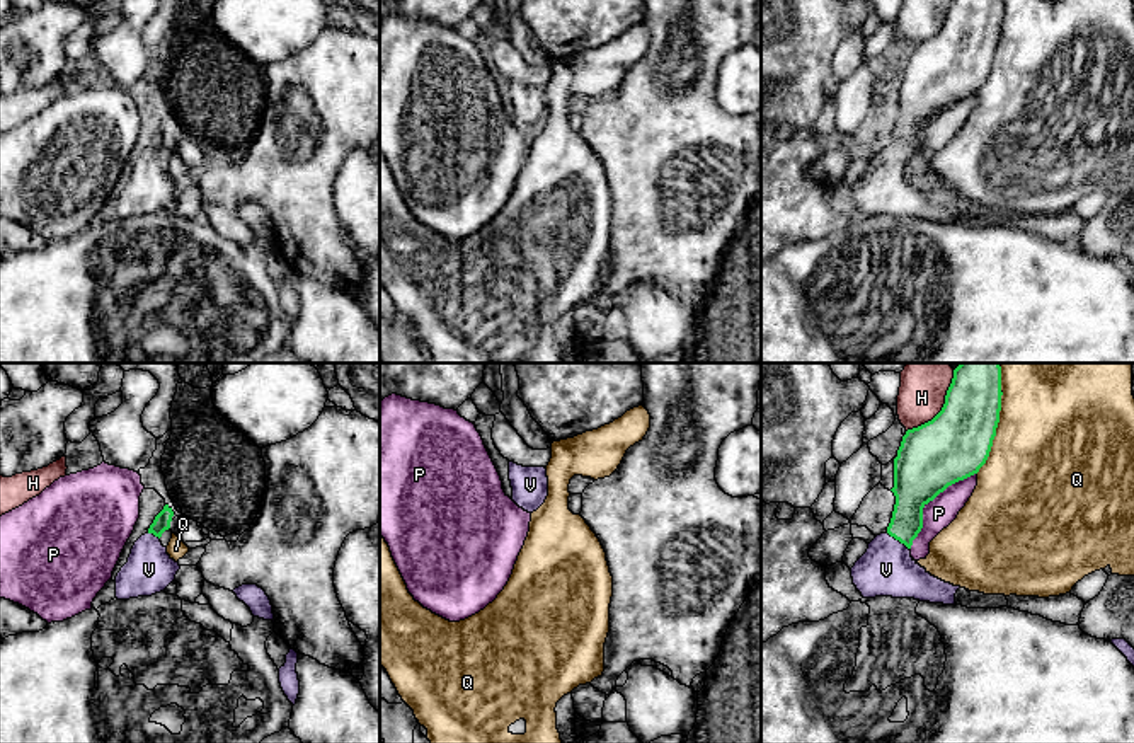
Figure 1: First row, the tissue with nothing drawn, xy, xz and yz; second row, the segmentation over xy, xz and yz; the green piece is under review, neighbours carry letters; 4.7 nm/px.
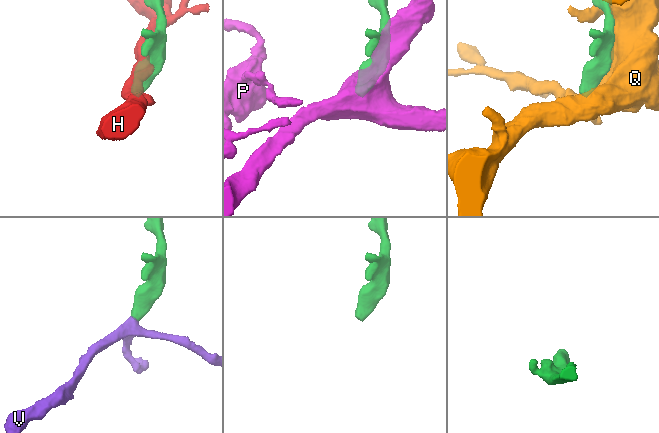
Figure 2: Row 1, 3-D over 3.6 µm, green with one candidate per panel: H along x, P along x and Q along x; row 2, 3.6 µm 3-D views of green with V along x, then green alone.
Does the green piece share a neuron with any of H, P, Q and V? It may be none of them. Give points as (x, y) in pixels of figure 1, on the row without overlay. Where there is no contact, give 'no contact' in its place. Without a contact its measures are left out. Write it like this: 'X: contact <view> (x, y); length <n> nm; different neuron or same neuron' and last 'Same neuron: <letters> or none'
H: contact yz (939, 31); length 320 nm; different neuron
P: contact yz (928, 120); length 480 nm; different neuron
Q: contact yz (996, 45); length 440 nm; different neuron
V: contact yz (898, 157); length 140 nm; same neuron
Same neuron: V

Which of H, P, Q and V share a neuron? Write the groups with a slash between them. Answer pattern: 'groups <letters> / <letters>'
groups H / P / Q / V

